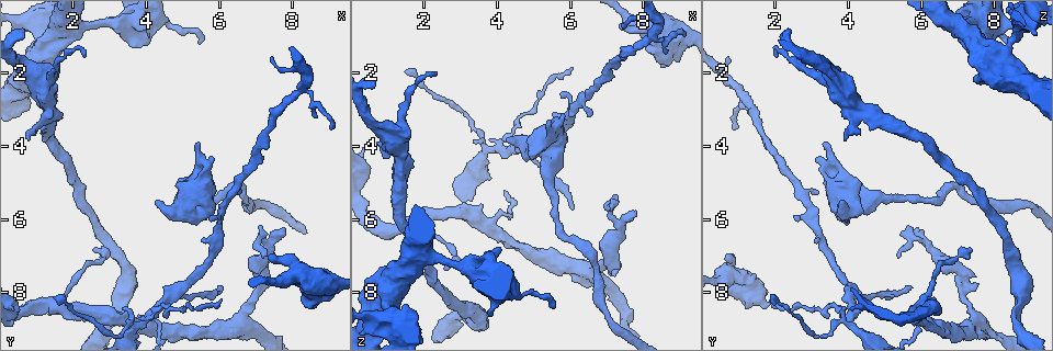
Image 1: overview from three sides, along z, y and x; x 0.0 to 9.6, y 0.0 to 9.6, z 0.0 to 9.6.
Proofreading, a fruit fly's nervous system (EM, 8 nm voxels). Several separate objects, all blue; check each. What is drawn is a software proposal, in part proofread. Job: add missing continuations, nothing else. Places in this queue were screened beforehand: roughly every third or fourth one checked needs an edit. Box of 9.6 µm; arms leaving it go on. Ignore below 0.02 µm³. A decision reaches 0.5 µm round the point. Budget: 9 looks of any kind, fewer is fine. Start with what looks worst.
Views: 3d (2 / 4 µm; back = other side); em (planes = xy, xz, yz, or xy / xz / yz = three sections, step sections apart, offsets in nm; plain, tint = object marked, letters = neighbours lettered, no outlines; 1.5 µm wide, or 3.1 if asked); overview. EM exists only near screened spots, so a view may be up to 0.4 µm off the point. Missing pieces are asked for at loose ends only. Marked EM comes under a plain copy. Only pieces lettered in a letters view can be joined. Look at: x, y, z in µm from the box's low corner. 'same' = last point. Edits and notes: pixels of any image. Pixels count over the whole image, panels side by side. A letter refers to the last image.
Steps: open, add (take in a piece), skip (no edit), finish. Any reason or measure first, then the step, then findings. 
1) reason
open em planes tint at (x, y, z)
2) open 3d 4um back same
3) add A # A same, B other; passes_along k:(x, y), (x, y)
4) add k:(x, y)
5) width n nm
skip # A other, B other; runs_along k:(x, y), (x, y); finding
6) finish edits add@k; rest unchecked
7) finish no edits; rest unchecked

an open end
open 3d 2um at (0.75, 3.80, 3.90)

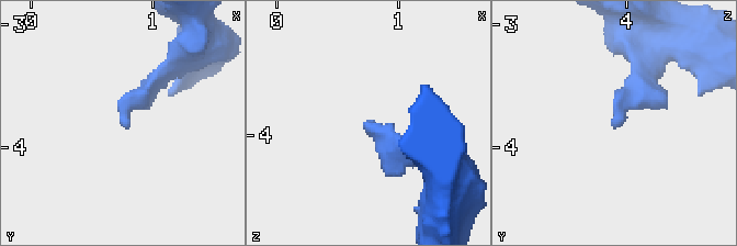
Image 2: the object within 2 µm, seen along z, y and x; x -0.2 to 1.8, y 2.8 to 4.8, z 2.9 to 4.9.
now the EM
open em xz step 4 letters at (0.74, 3.82, 3.90)

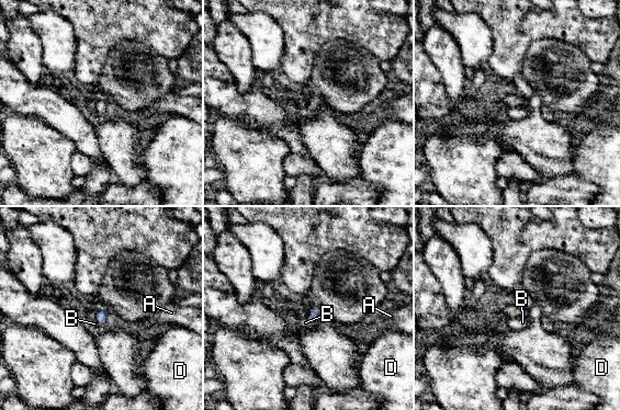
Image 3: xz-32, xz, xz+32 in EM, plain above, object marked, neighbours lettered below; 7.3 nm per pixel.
longest_contact B 90 nm
skip # A other, B other, D other; border 3:(306, 317), (316, 321); none of them fits

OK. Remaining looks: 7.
thick end
open 3d 4um at (8.55, 8.25, 1.80)

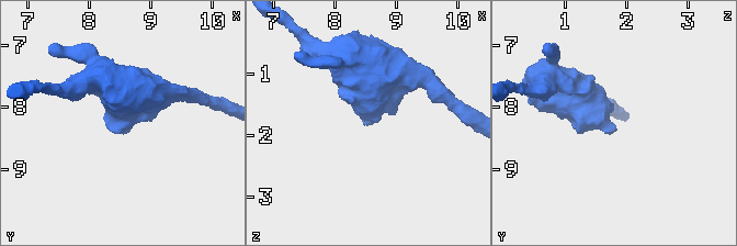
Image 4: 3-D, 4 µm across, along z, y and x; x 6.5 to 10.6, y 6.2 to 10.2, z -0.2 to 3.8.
need the tissue
open em xz step 8 tint at (8.50, 8.35, 1.90)

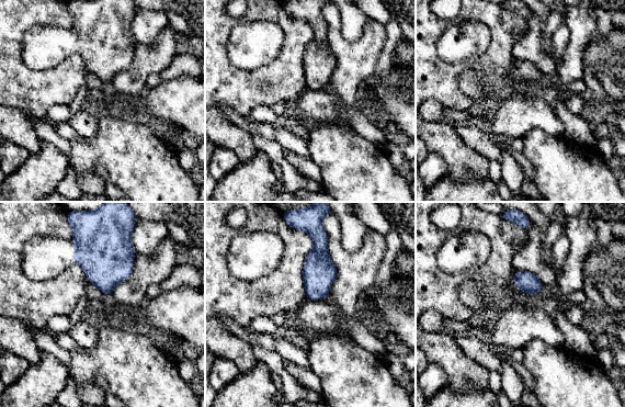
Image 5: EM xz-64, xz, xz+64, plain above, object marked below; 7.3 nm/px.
another direction
open em planes letters same

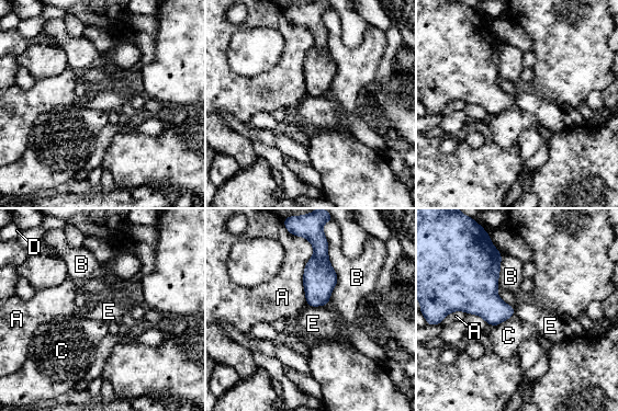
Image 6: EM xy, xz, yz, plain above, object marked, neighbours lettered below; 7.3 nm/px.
longest_contact A 500 nm
skip # A other, B other, C other, D other, E other; none of them fits

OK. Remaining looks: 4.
free end
open em 3.1um xz step 16 tint at (5.85, 4.35, 3.15)

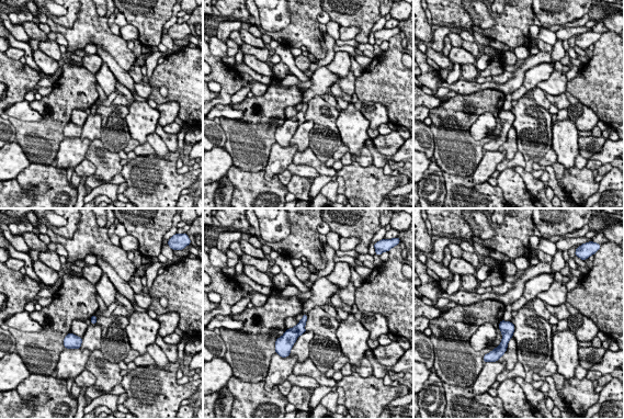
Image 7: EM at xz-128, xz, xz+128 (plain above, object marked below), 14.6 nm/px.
open em 3.1um planes tint same

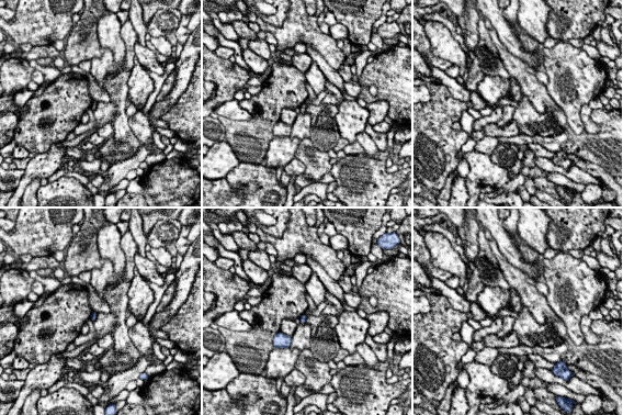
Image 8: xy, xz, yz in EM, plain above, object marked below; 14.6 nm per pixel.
open em 3.1um planes letters same

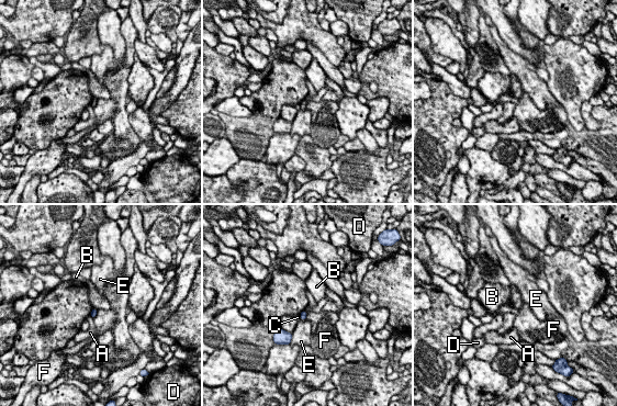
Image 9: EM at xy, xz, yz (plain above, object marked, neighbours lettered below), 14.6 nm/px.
skip # A other, B other, C other, D other, E other, F other; no lettered piece goes on from it

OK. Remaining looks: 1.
finish no edits; rest unchecked

